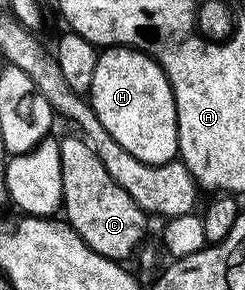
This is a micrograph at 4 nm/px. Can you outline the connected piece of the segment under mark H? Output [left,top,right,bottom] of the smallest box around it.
[87,47,177,165]

